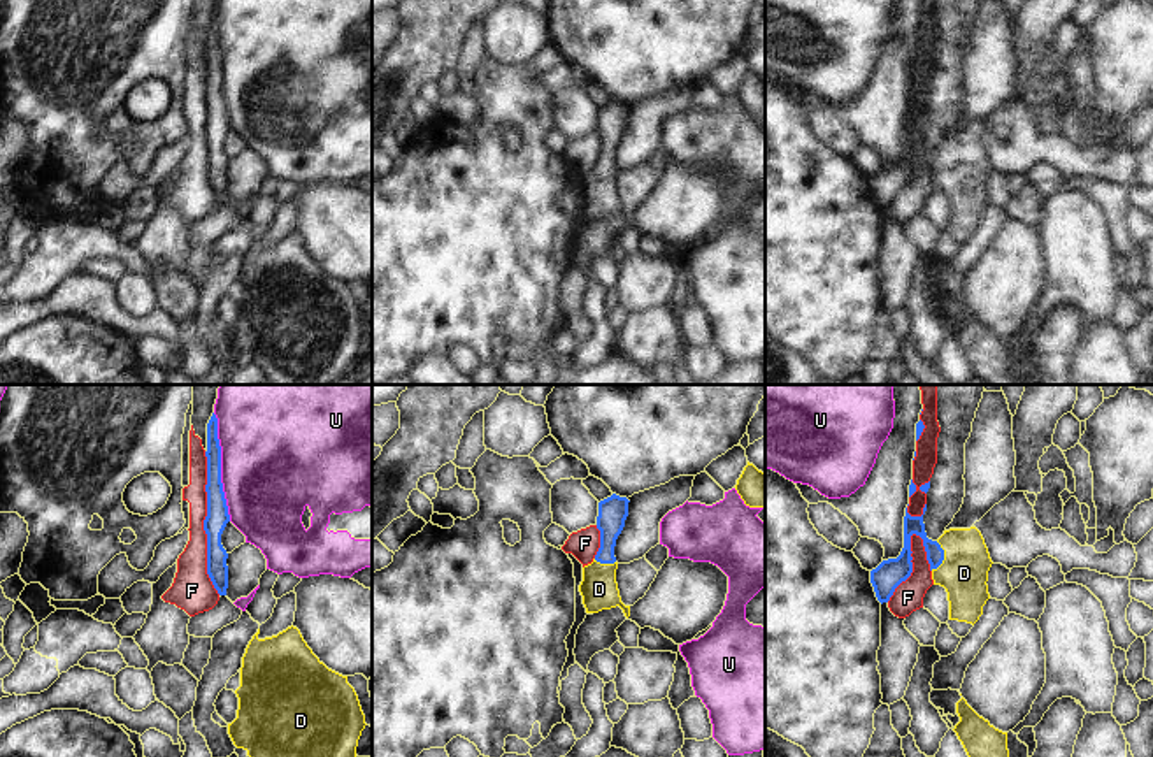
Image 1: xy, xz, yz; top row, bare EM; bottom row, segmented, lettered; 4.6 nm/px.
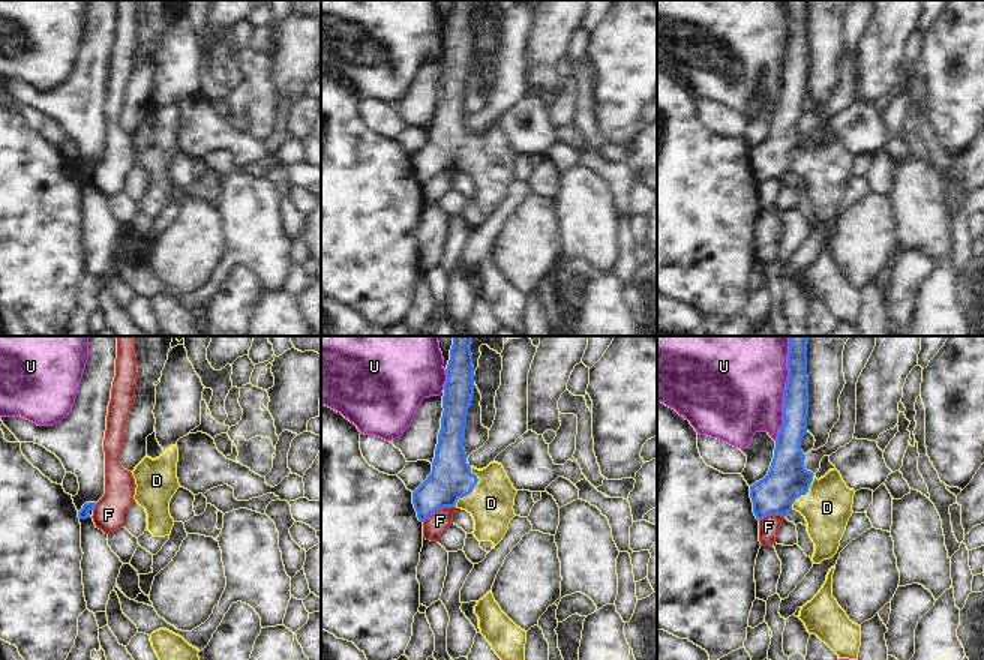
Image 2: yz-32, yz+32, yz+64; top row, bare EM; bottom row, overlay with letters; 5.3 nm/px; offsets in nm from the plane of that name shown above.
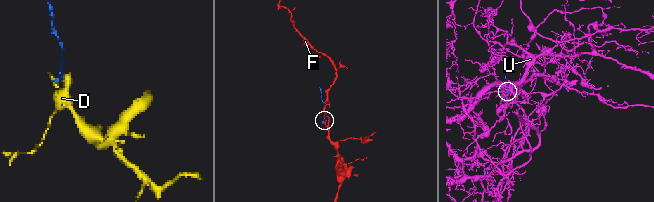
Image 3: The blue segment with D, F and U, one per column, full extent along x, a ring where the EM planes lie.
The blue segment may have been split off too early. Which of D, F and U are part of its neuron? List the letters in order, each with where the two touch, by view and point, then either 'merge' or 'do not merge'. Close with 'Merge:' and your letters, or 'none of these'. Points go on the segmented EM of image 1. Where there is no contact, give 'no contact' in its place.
D: contact yz (943, 557); merge
F: contact xy (204, 524); do not merge
U: contact xy (220, 468); do not merge
Merge: D

